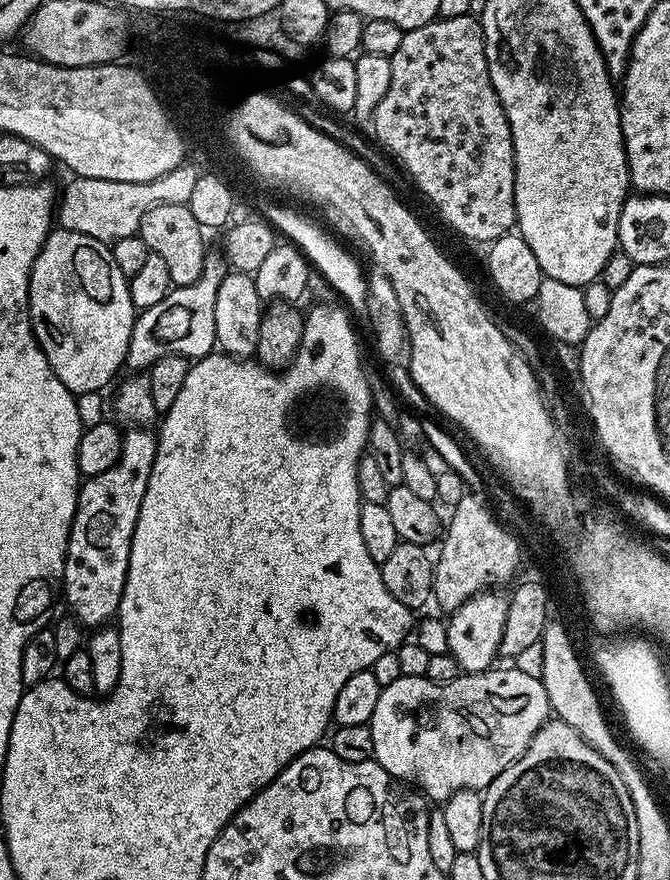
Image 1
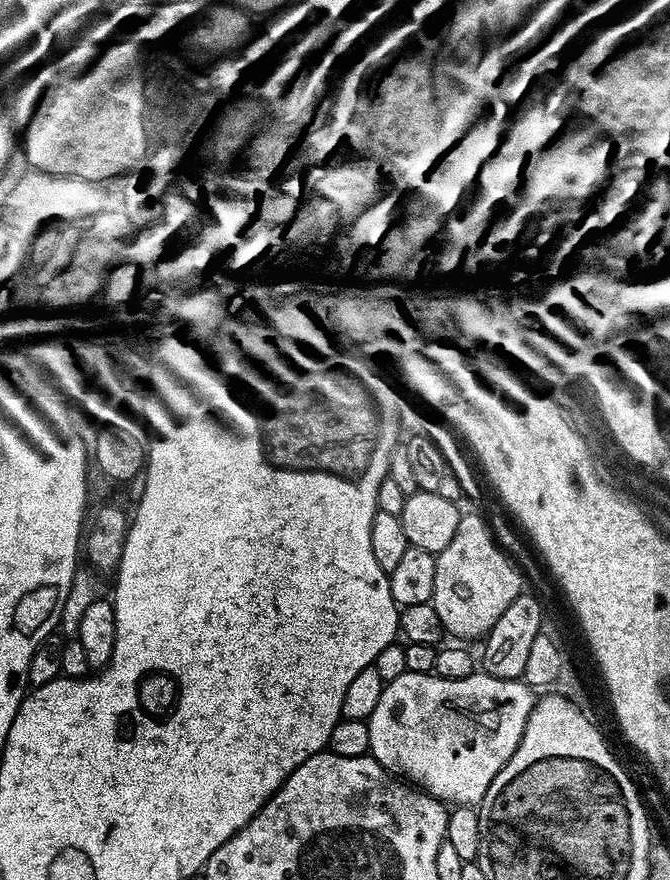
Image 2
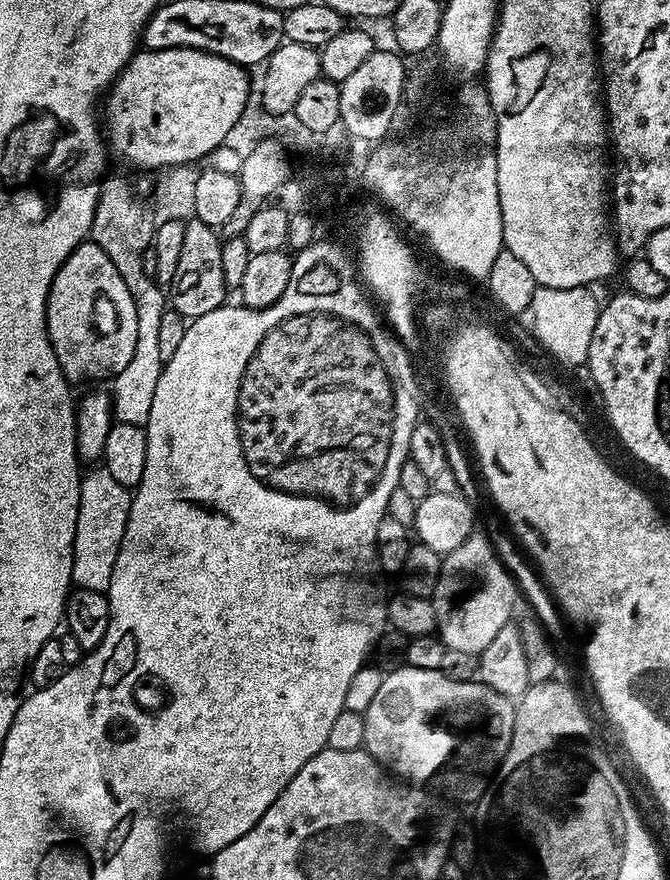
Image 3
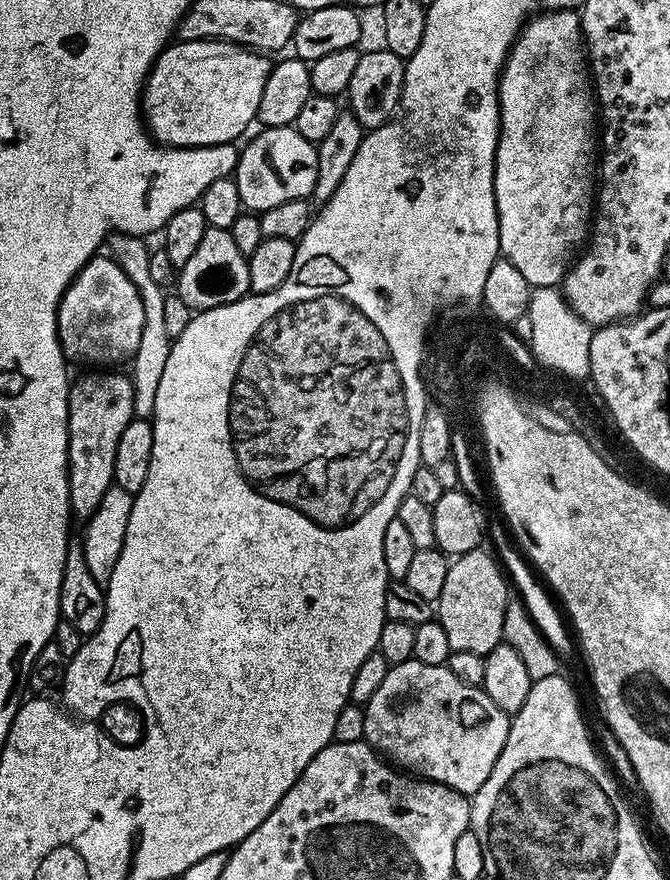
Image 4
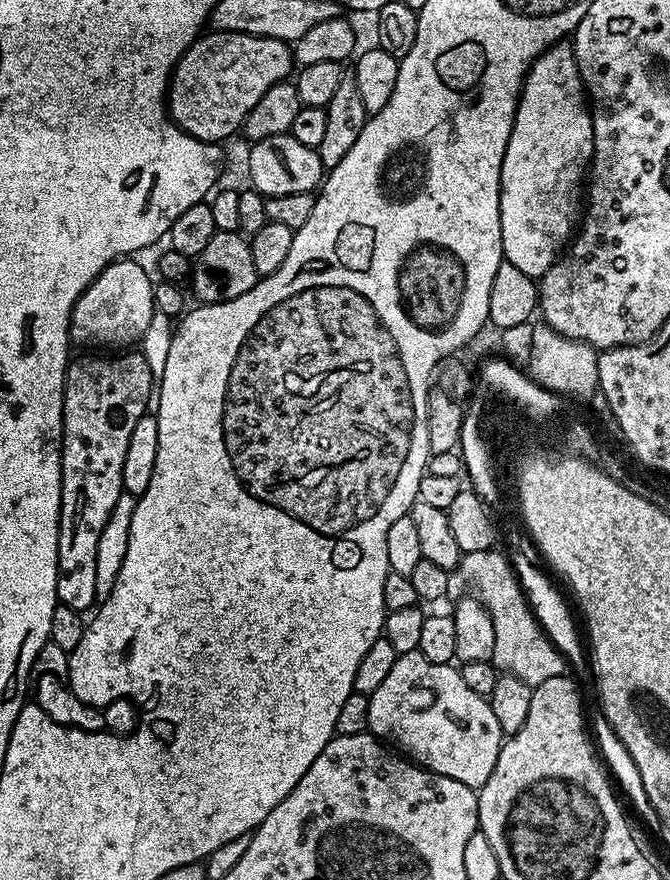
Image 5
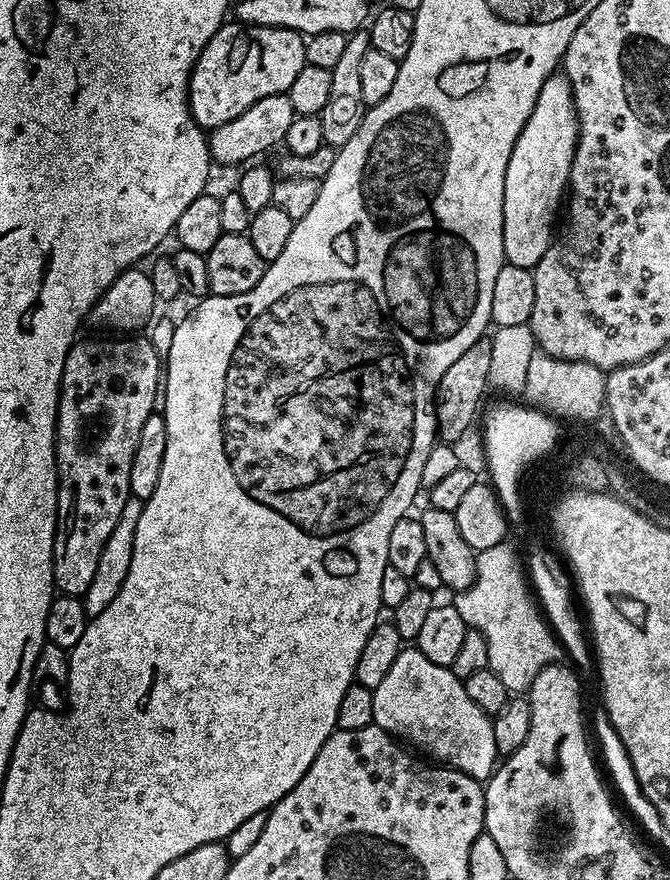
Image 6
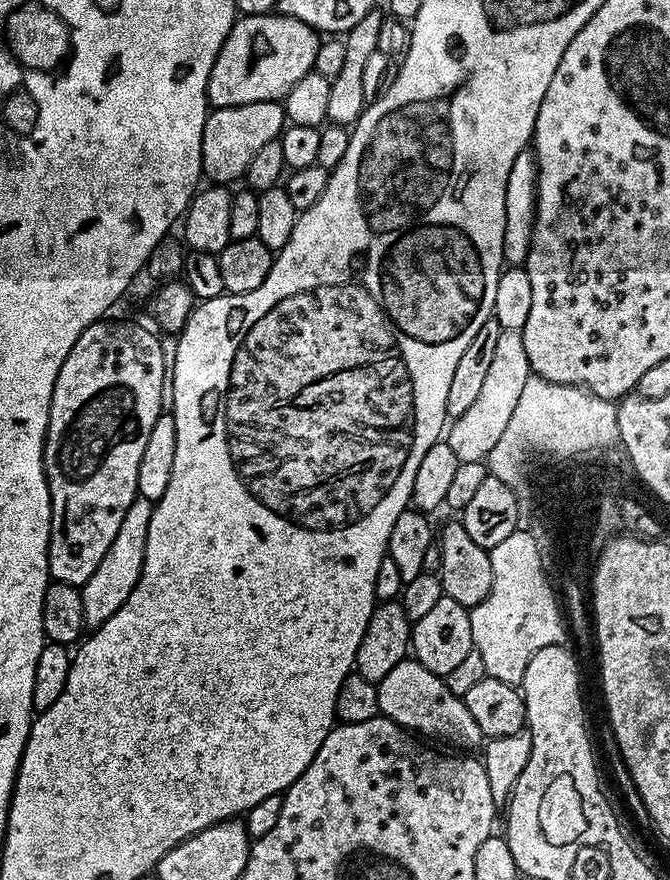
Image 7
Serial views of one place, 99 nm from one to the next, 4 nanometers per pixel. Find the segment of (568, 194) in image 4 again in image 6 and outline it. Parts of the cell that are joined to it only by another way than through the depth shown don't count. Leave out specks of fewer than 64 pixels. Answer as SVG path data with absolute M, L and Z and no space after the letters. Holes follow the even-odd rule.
M563 74L548 76L542 90L538 90L538 102L534 102L534 110L530 110L530 118L526 118L526 126L522 126L522 134L518 134L518 142L514 142L514 150L506 166L502 214L504 215L504 259L507 263L535 269L542 254L546 254L546 250L552 244L554 229L557 227L556 211L559 208L561 211L562 201L566 196L570 166L574 162L579 137L580 123L576 121L576 103L572 97L570 82Z

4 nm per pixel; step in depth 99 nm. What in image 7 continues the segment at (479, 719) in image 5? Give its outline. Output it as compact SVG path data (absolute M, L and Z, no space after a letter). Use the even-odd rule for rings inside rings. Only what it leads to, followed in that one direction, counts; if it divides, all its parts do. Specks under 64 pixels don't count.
M415 658L398 662L398 666L394 666L386 678L378 681L376 689L380 715L387 720L392 720L421 737L433 736L436 740L445 740L446 743L453 744L456 747L453 749L456 750L476 750L481 747L480 727L478 722L474 722L474 714L466 710L464 698L448 689L445 677L426 670L426 666L419 664Z

